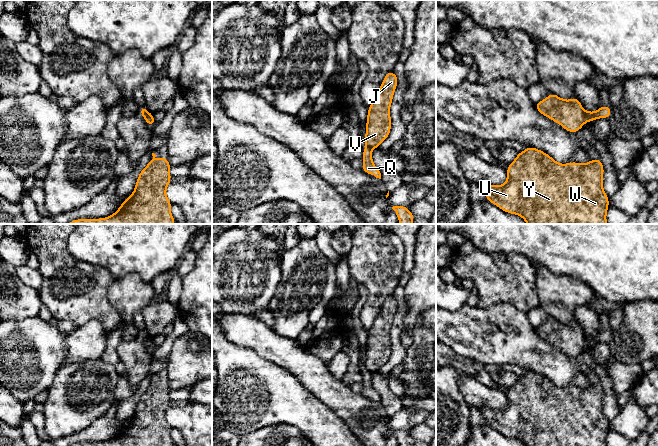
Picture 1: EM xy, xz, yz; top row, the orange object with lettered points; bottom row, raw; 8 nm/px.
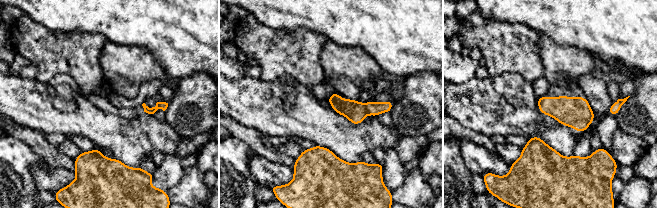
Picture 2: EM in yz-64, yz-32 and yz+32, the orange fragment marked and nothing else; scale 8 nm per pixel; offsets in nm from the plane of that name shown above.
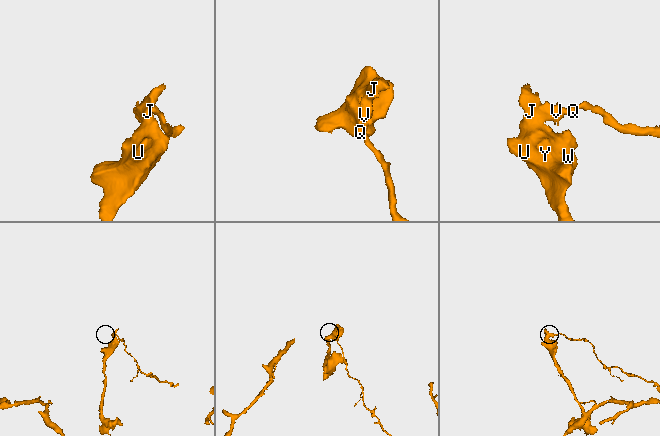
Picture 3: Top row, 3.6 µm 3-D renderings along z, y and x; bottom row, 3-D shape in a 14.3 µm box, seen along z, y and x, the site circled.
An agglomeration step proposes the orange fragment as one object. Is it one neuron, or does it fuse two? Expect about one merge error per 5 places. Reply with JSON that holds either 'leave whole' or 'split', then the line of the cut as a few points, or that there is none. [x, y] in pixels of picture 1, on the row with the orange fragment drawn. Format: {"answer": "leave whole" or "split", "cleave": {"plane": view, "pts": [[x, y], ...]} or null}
{"answer": "split", "cleave": {"plane": "yz", "pts": [[583, 110], [588, 119]]}}

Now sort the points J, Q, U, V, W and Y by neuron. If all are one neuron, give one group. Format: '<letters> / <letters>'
J U V W Y / Q

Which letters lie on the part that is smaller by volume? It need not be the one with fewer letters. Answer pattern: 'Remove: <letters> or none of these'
Remove: J, U, V, W, Y

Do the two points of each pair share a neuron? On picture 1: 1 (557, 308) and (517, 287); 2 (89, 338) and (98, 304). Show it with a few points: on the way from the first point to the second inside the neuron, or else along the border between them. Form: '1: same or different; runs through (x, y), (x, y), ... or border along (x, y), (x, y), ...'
1: different; border along (535, 275), (535, 289), (539, 305)
2: different; border along (78, 326), (97, 319), (106, 331)

